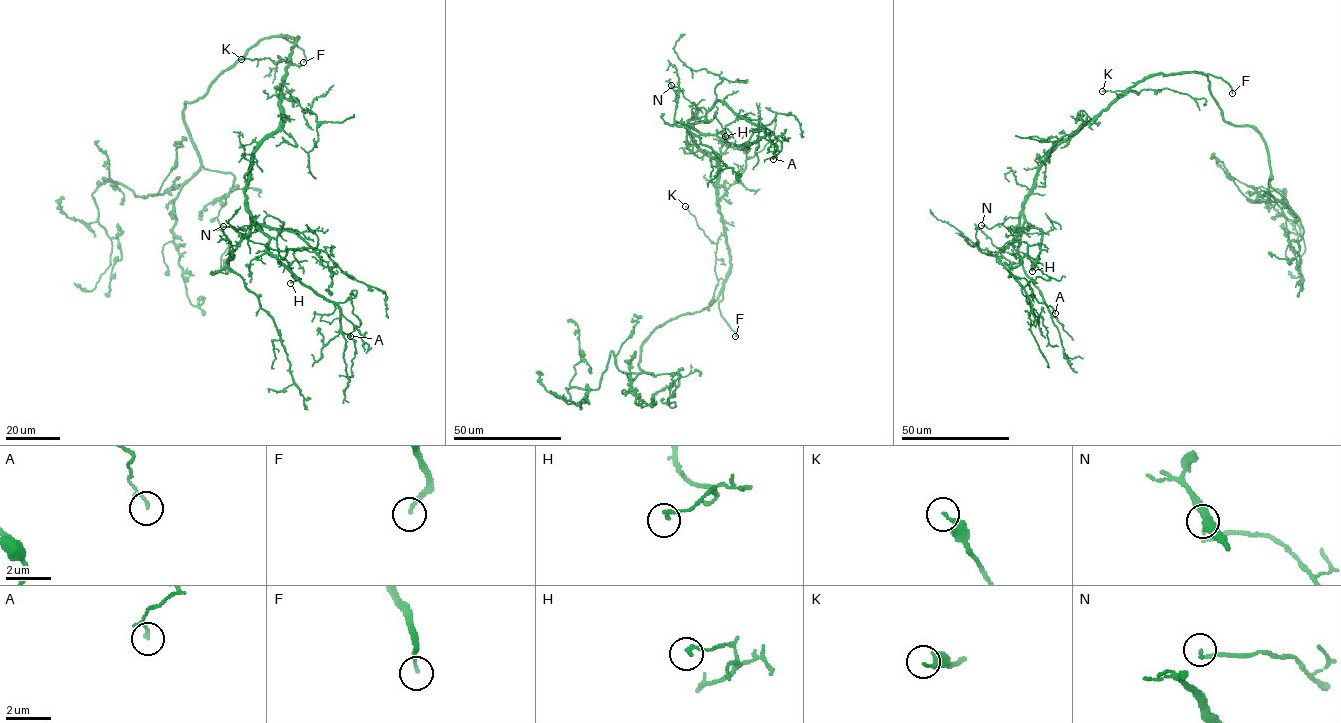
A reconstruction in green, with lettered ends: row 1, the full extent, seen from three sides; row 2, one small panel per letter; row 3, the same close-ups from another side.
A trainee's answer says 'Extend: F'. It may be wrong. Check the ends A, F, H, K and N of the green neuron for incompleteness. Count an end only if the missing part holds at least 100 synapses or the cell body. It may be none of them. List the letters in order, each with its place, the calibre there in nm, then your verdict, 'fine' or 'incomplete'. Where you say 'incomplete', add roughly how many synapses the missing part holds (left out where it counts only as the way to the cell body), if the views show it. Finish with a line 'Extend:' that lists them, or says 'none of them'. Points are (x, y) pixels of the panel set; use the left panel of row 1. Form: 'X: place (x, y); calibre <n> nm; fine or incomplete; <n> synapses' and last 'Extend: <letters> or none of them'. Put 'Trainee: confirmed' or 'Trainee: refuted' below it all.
A: place (350, 336); calibre 140 nm; fine
F: place (303, 62); calibre 160 nm; incomplete
H: place (290, 283); calibre 160 nm; fine
K: place (241, 59); calibre 190 nm; fine
N: place (223, 226); calibre 120 nm; fine
Extend: F
Trainee: confirmed

